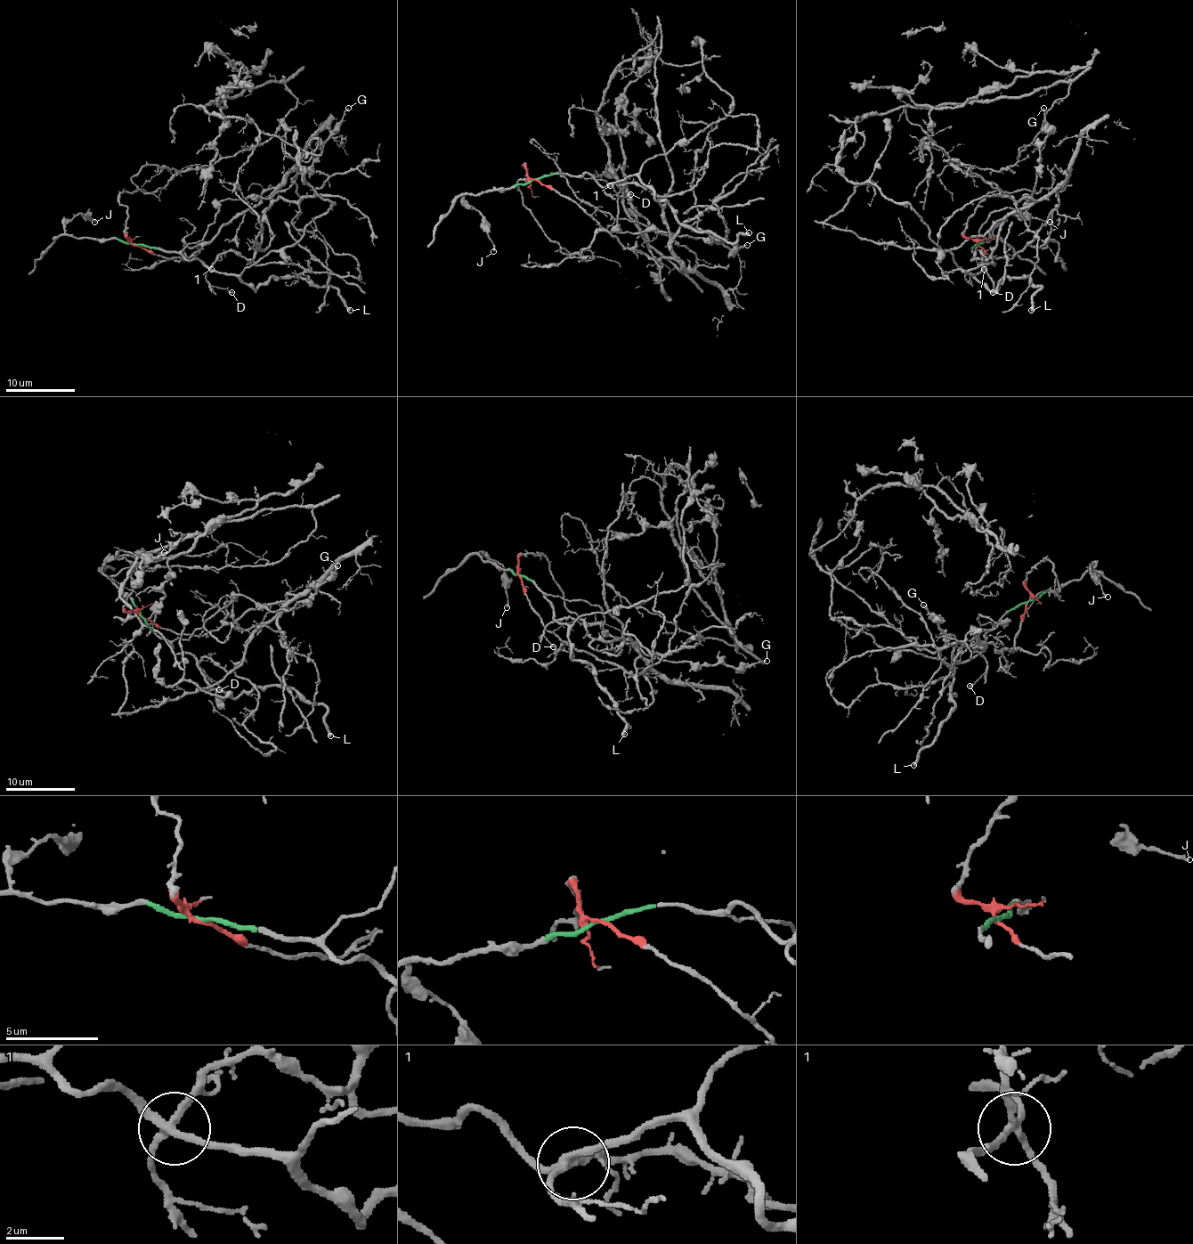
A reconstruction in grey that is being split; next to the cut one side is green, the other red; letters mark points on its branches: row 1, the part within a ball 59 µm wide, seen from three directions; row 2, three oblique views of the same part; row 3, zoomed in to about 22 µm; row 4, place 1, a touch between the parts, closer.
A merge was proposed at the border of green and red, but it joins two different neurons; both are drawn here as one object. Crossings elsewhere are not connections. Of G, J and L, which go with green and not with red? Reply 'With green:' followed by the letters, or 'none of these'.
With green: G, J, L

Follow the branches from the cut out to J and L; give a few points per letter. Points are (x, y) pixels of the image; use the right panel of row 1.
J: (977, 244), (993, 238), (994, 229), (1012, 213), (1050, 222)
L: (977, 244), (972, 260), (986, 265), (974, 275), (994, 291), (1005, 277), (1029, 277), (1042, 288), (1031, 310)

